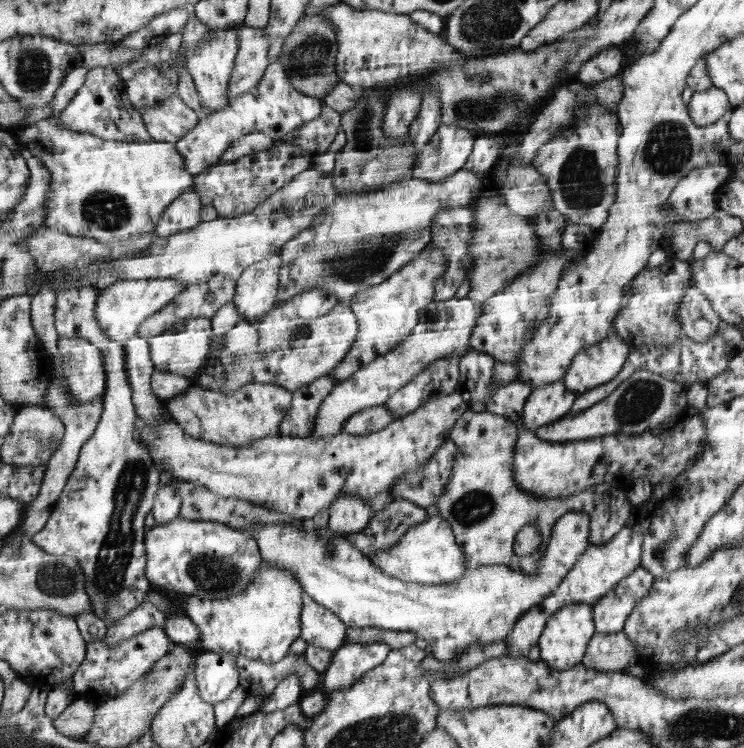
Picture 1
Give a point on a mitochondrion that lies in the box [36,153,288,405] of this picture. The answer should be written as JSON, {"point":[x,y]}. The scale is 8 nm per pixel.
{"point":[105,210]}

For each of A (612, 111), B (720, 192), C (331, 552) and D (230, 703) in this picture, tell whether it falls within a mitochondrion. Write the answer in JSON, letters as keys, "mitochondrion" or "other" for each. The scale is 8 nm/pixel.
{"A":"other","B":"other","C":"mitochondrion","D":"other"}

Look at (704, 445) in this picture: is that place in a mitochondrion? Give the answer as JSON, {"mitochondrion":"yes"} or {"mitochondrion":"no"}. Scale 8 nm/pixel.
{"mitochondrion":"no"}

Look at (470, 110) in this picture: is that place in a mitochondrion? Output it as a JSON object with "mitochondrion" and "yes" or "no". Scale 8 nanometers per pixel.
{"mitochondrion":"yes"}

